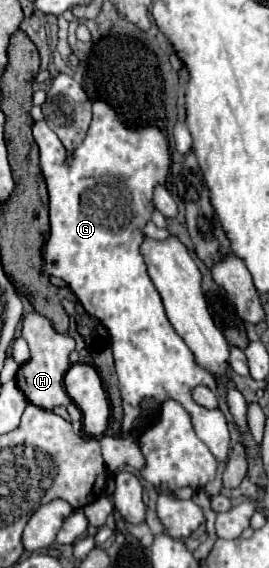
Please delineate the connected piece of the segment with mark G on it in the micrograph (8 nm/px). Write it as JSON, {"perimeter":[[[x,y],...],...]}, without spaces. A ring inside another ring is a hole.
{"perimeter":[[[103,100],[93,102],[93,122],[89,126],[89,132],[81,142],[81,146],[75,148],[73,152],[65,150],[65,146],[61,144],[57,134],[51,132],[45,120],[33,124],[33,136],[41,152],[41,172],[45,176],[49,195],[50,234],[45,244],[45,270],[51,276],[63,278],[69,284],[69,288],[75,292],[83,308],[91,316],[99,318],[101,324],[109,330],[121,398],[131,406],[139,406],[143,398],[153,398],[159,404],[167,400],[181,402],[181,406],[185,406],[193,422],[197,436],[209,446],[217,462],[227,462],[231,438],[229,438],[229,428],[223,412],[197,406],[191,398],[191,390],[195,386],[207,386],[215,392],[219,386],[219,378],[195,362],[195,356],[185,344],[185,340],[173,330],[171,322],[165,316],[161,296],[153,286],[145,270],[143,256],[139,252],[139,246],[143,242],[141,228],[151,218],[151,210],[153,210],[153,200],[151,200],[153,188],[155,184],[165,184],[169,164],[171,164],[171,154],[169,154],[165,136],[153,126],[145,126],[139,130],[125,128],[117,118],[115,110]],[[93,158],[99,158],[99,166],[93,164]]]}

